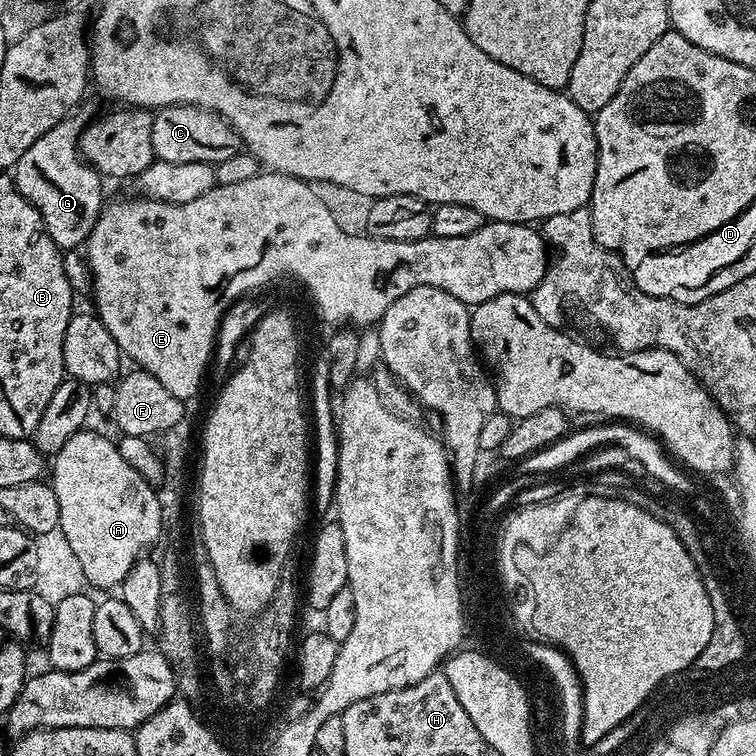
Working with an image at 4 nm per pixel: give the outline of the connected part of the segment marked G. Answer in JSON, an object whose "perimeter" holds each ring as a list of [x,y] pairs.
{"perimeter":[[[76,114],[69,115],[67,118],[60,120],[22,158],[18,158],[14,169],[14,179],[17,190],[32,203],[34,210],[42,218],[44,228],[48,231],[48,236],[56,243],[57,248],[67,250],[67,248],[76,248],[87,241],[90,230],[94,230],[94,222],[100,216],[100,210],[105,203],[104,188],[102,177],[87,160],[80,154],[80,134],[84,131],[85,121],[79,120]]]}

